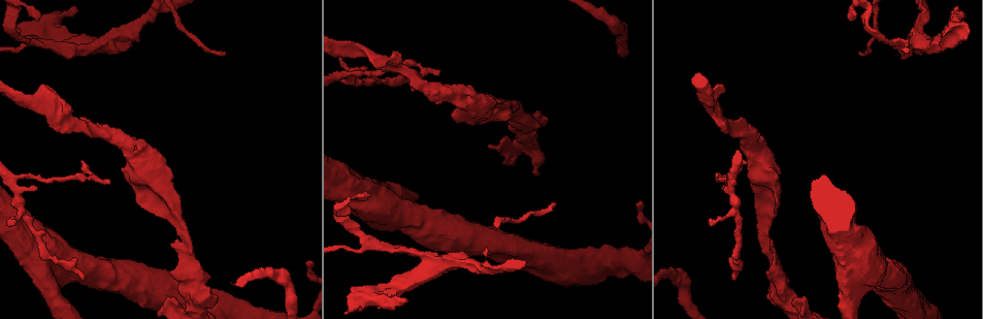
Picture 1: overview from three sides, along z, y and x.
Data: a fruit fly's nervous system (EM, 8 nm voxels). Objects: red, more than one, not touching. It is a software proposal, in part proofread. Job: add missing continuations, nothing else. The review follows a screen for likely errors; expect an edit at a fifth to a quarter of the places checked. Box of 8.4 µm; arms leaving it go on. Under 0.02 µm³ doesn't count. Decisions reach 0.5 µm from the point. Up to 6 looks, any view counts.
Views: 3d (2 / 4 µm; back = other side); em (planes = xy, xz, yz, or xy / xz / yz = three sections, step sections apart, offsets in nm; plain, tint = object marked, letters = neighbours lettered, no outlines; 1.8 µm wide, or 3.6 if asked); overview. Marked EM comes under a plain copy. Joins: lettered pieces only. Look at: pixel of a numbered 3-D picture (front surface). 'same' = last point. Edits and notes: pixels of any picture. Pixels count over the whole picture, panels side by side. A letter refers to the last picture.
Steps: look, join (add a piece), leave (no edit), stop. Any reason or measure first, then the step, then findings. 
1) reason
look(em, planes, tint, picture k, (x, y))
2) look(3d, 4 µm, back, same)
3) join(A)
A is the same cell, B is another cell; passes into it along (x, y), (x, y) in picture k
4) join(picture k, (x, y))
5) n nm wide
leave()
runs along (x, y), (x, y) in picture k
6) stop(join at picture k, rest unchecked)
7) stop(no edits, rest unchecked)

stops while still wide
look(em, 3.6 µm, planes, tint, picture 1, (797, 298))

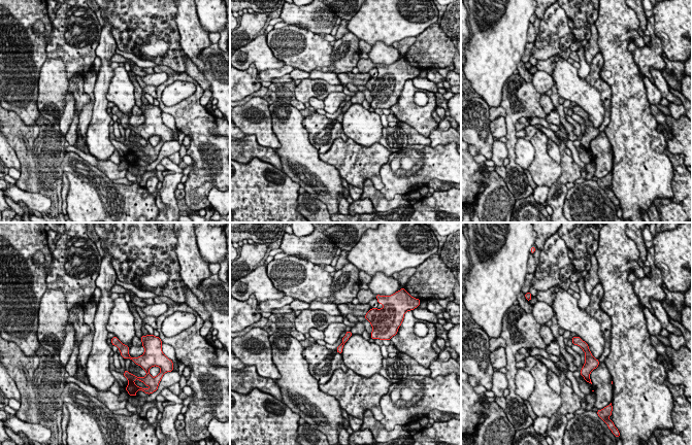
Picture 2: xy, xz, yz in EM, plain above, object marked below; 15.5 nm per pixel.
look(em, 3.6 µm, planes, letters, same)

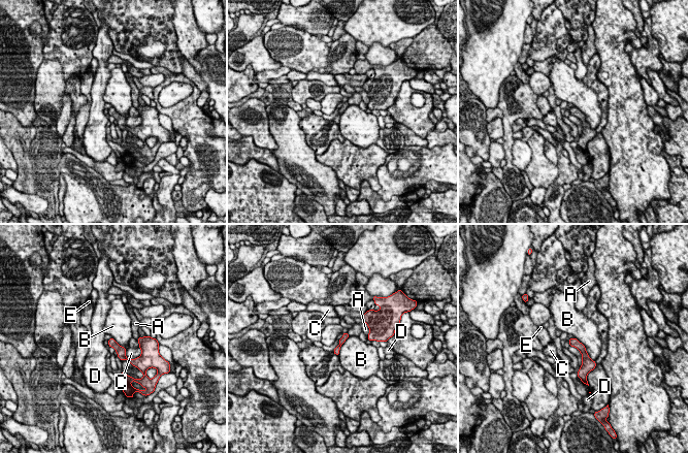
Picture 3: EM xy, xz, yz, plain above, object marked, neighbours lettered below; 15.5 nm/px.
B touches over 500 nm
leave()
A, B, C, D and E are other cells; none of them fits

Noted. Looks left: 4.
tapers out
look(3d, 4 µm, picture 1, (37, 187))

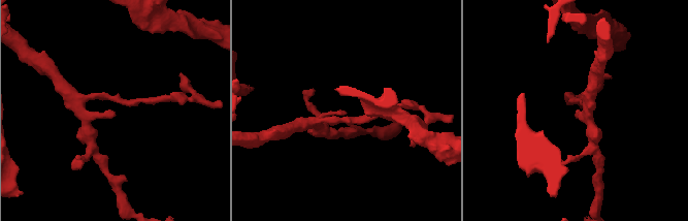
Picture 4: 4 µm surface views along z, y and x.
look(em, planes, letters, picture 4, (115, 114))

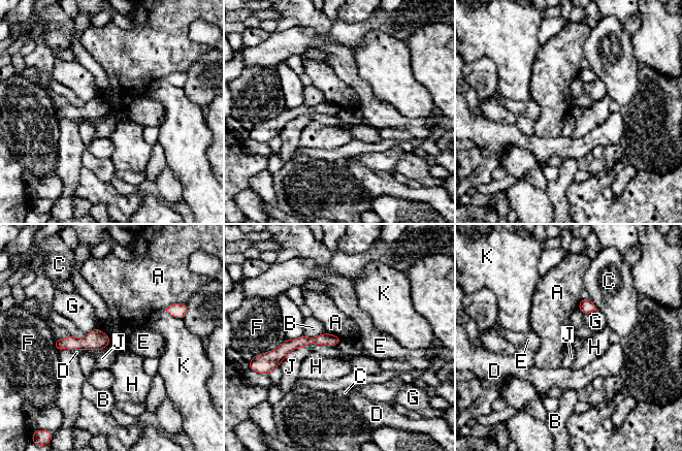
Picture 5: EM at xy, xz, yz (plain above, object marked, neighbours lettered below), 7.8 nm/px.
leave()
A, B, C, D, E, F, G, H, J and K are other cells; runs along (336, 340), (301, 341), (279, 351) in picture 5; no lettered piece goes on from it

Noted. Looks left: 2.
an open end
look(em, planes, letters, picture 1, (82, 279))

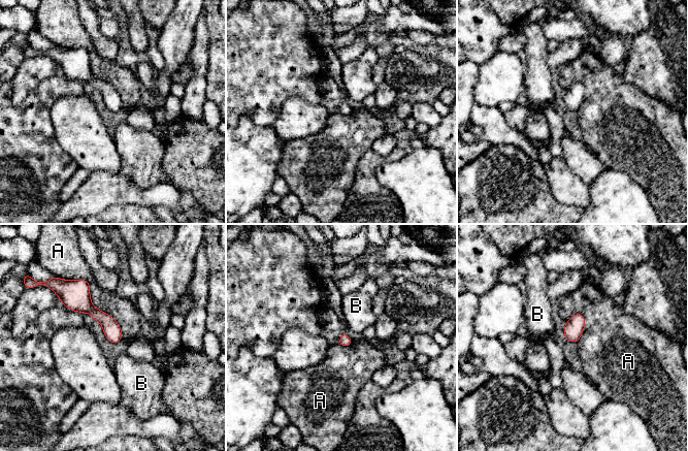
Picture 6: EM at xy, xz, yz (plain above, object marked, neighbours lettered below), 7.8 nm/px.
leave()
A and B are other cells; border along (71, 280), (122, 337) in picture 6; none of them fits

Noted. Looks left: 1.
stop(no edits, rest unchecked)

